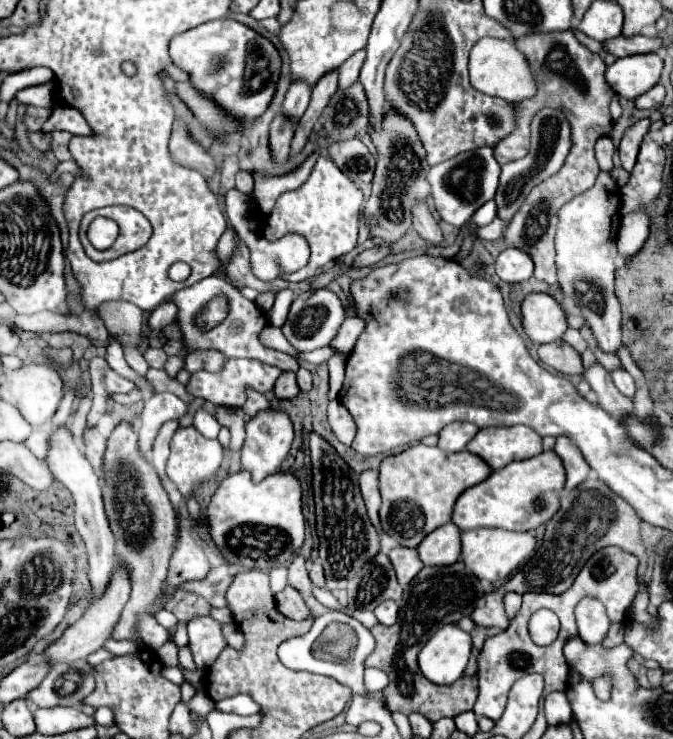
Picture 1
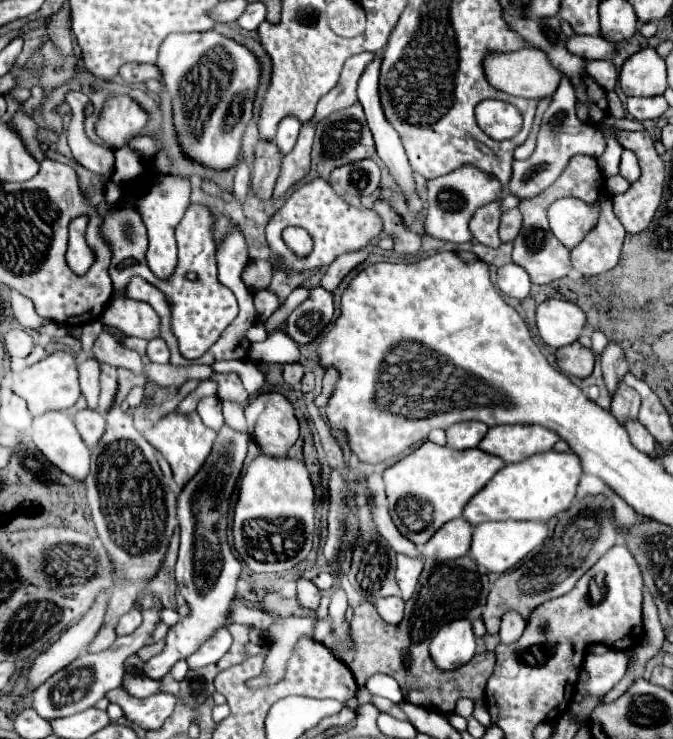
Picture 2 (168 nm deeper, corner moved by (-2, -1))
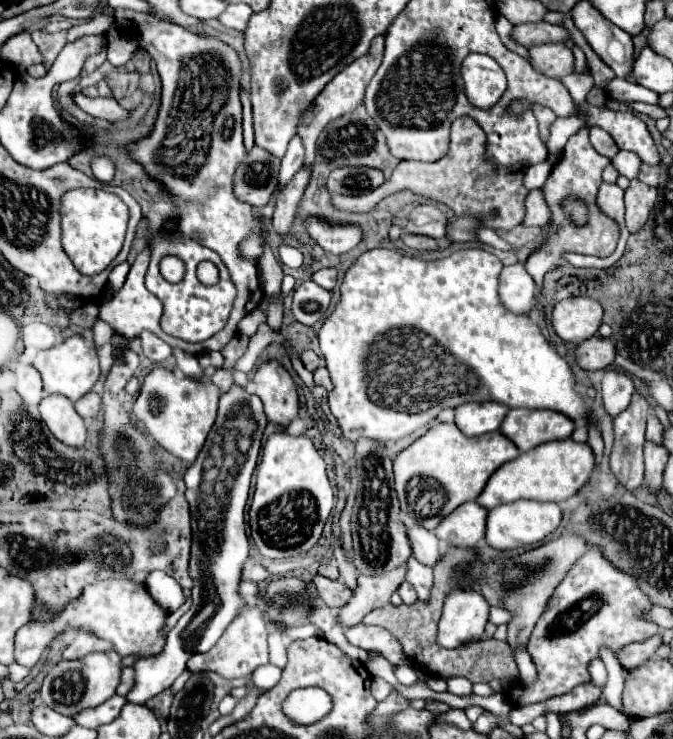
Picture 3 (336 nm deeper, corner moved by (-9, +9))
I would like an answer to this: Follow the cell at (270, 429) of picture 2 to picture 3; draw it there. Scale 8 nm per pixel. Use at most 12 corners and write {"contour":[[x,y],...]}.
{"contour":[[278,362],[256,370],[268,422],[286,428],[300,412],[292,376]]}

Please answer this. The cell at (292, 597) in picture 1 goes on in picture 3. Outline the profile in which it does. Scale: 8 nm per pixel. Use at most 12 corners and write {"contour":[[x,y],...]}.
{"contour":[[378,626],[344,628],[352,646],[378,650],[388,662],[412,666],[398,642]]}

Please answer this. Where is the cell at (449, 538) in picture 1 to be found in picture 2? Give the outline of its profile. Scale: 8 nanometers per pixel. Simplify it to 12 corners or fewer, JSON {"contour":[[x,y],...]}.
{"contour":[[465,518],[443,524],[427,544],[425,558],[453,560],[471,546]]}

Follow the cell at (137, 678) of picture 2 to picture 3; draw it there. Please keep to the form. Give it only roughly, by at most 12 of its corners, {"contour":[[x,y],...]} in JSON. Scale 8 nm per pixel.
{"contour":[[134,668],[122,670],[118,694],[126,696],[134,686]]}

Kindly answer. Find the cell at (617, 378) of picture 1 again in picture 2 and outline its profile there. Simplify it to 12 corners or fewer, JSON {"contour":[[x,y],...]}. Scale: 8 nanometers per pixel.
{"contour":[[621,384],[611,402],[611,414],[625,426],[637,418],[639,394]]}

